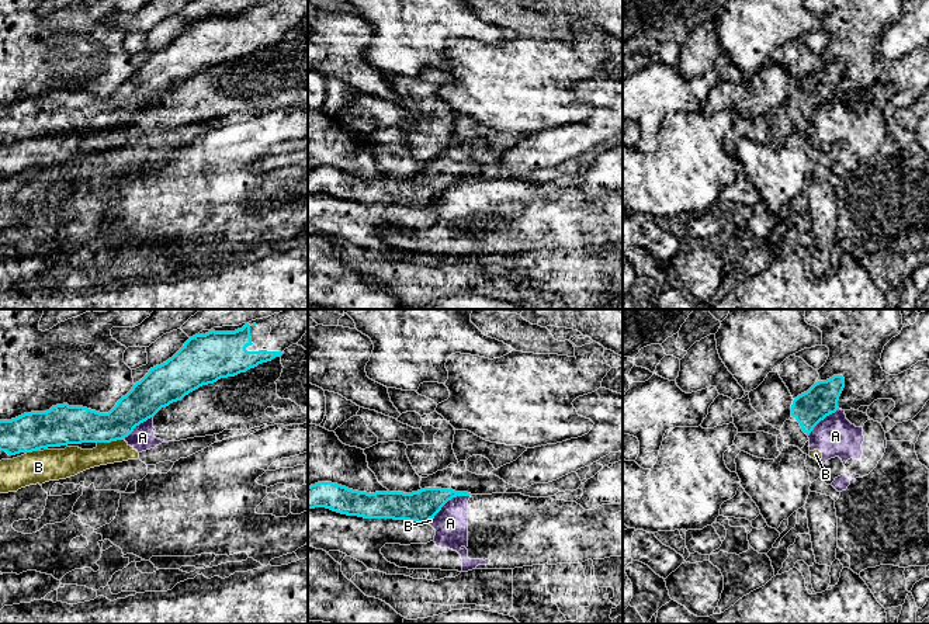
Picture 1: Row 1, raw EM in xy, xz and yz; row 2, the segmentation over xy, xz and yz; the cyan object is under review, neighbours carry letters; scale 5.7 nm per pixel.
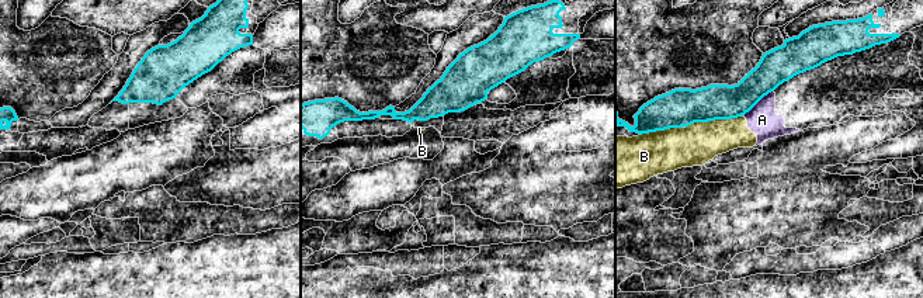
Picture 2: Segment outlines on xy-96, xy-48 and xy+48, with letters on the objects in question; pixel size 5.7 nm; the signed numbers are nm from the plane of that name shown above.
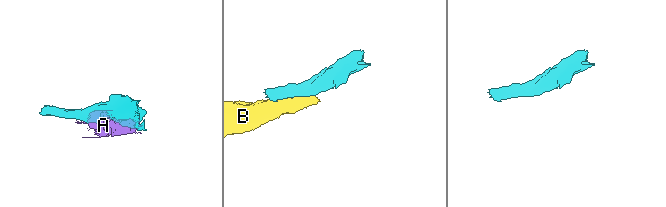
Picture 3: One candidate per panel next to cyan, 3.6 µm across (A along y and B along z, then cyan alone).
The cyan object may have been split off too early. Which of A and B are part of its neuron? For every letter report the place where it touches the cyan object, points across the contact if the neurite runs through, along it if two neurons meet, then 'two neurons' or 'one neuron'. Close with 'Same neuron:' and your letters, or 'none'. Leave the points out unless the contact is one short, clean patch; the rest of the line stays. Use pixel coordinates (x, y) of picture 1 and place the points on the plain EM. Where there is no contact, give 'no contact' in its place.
A: meets cyan in xz at (451, 183); border along xz (470, 179), (453, 182), (433, 201); two neurons
B: meets cyan in xy at (108, 127); two neurons
Same neuron: none

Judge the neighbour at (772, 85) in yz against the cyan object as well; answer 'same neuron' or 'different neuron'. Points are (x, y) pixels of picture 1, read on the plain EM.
different neuron

